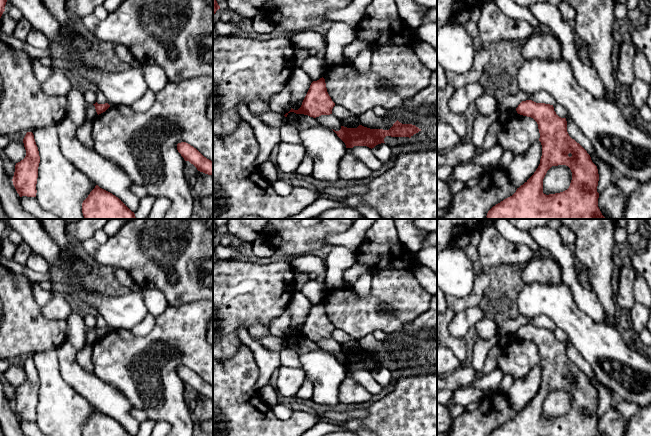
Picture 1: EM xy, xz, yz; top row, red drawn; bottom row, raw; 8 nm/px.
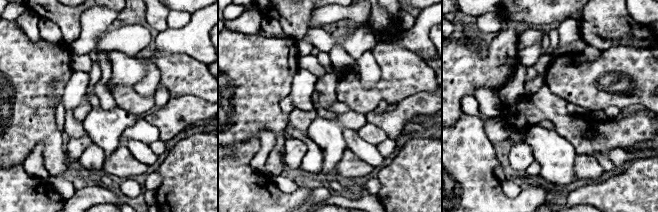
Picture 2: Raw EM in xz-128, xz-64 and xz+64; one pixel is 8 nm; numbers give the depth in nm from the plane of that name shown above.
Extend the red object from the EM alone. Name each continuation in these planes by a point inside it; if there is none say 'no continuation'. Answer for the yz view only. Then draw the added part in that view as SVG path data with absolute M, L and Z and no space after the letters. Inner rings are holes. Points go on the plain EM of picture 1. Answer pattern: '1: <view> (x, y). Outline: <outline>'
no continuation

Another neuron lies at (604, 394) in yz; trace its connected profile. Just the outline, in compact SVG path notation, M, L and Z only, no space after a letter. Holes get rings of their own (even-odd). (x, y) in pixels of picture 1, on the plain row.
M590 379L592 386L597 390L599 405L597 410L597 416L600 418L611 408L612 391L605 387L602 383L599 383L593 379Z

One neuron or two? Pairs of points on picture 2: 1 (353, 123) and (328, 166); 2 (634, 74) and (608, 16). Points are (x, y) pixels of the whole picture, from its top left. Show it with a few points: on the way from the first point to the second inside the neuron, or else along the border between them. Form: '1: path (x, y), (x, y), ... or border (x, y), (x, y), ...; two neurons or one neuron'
1: path (340, 128), (332, 136), (332, 153); one neuron
2: border (644, 47), (611, 46), (602, 51); two neurons

